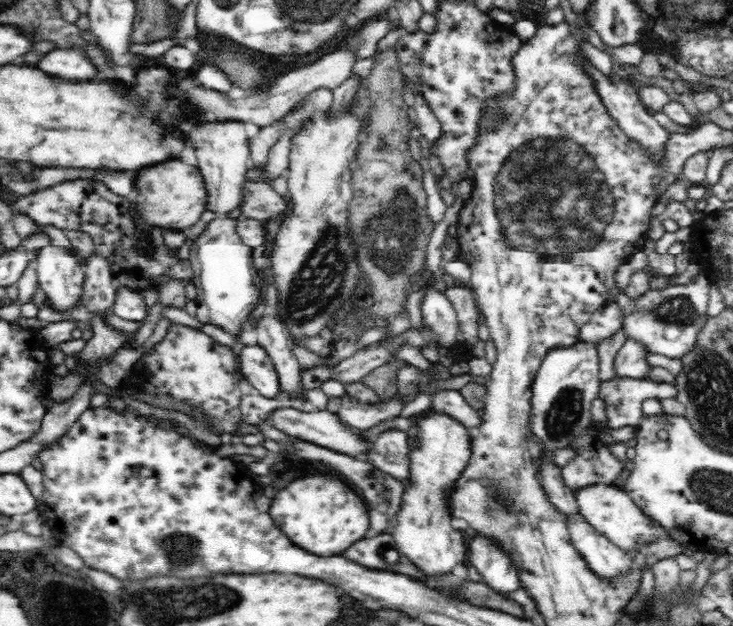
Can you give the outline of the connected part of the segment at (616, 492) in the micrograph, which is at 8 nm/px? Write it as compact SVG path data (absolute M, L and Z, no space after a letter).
M590 484L586 488L580 488L575 496L579 504L579 513L584 515L586 521L612 544L624 549L626 553L644 553L668 535L667 530L660 523L644 514L644 511L634 503L632 497L622 487Z

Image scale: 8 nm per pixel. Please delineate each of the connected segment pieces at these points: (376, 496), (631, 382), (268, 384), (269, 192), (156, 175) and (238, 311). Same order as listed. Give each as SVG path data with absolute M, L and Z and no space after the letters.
M290 437L291 448L293 448L293 456L301 460L308 458L308 460L324 460L326 464L334 466L336 470L340 470L344 476L348 476L348 480L352 480L352 484L356 484L356 488L362 490L364 500L368 504L370 510L370 532L368 536L376 536L376 534L386 534L390 532L394 521L396 520L397 512L401 507L402 493L405 489L405 483L394 476L376 468L374 463L366 460L366 458L354 458L346 454L342 454L329 448L314 444L310 441Z
M619 376L616 380L602 382L599 397L606 403L606 427L616 430L624 426L637 429L646 418L642 404L648 398L664 400L676 399L676 396L678 387L674 383Z
M244 345L239 350L239 368L252 390L272 400L280 393L279 376L270 356L260 345Z
M251 176L244 182L244 196L242 196L242 217L258 220L264 224L272 220L280 220L286 215L286 199L278 195L270 184L253 182Z
M174 160L160 164L156 168L146 168L138 176L135 186L138 187L138 196L132 202L135 207L135 220L139 220L143 228L162 228L162 232L182 232L196 224L207 211L208 191L204 175L196 166Z
M216 218L208 226L190 245L192 282L196 287L195 299L184 308L190 316L202 324L217 326L234 338L241 338L252 310L264 301L262 288L266 281L264 274L254 265L252 251L253 248L245 245L237 233L236 220Z

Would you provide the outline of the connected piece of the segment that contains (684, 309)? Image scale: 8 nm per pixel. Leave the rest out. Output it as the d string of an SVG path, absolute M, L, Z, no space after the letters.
M704 272L687 285L669 286L663 291L647 291L638 300L629 300L621 292L614 296L614 302L626 311L623 330L628 338L636 339L648 347L651 353L666 356L670 359L682 360L694 346L698 344L698 332L710 320L708 315L708 291L712 281Z

